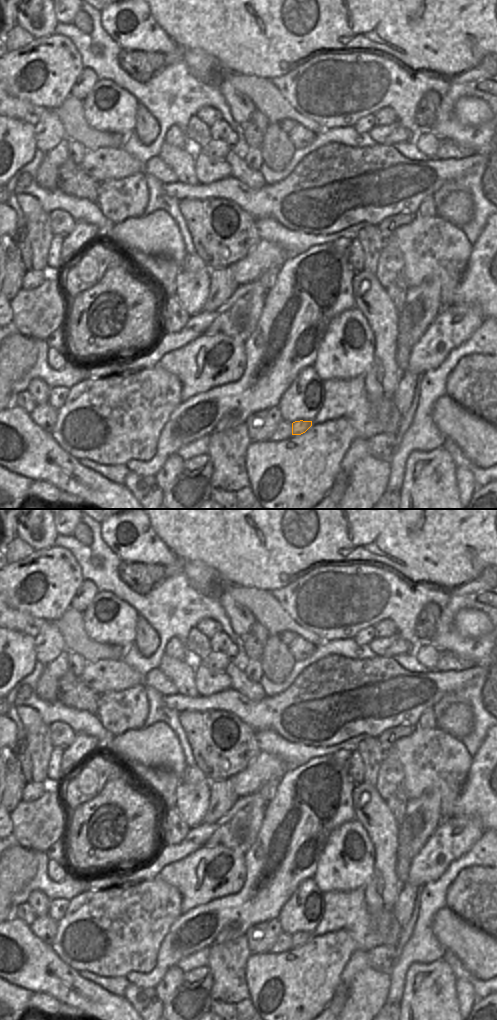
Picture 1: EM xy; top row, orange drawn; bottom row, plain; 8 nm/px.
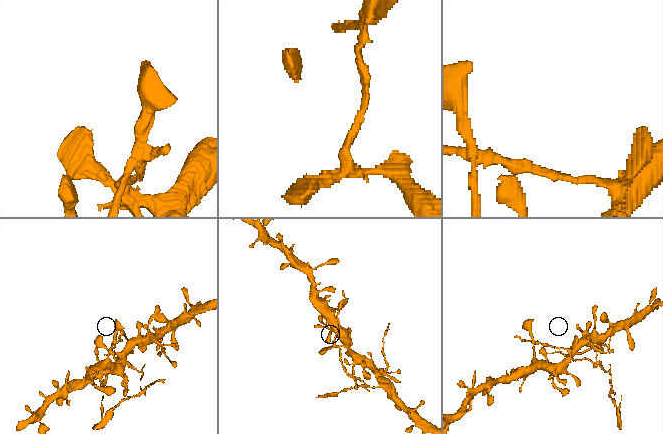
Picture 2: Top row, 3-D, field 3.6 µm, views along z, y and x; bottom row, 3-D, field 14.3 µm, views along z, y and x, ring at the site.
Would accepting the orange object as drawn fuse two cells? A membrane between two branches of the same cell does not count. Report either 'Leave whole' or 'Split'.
Split.

